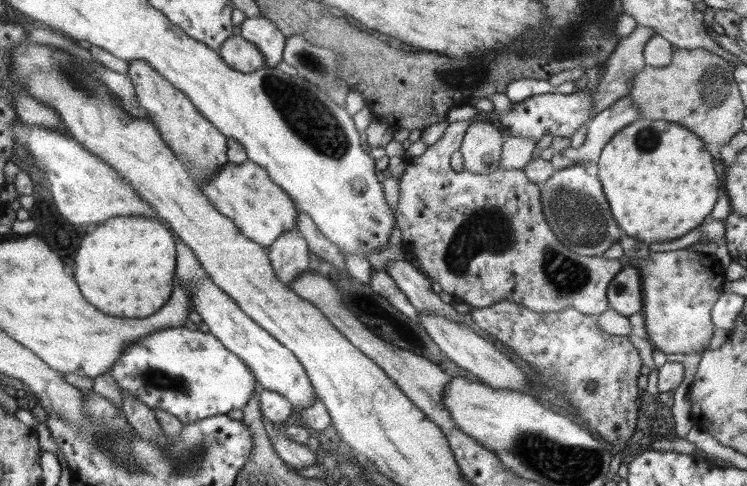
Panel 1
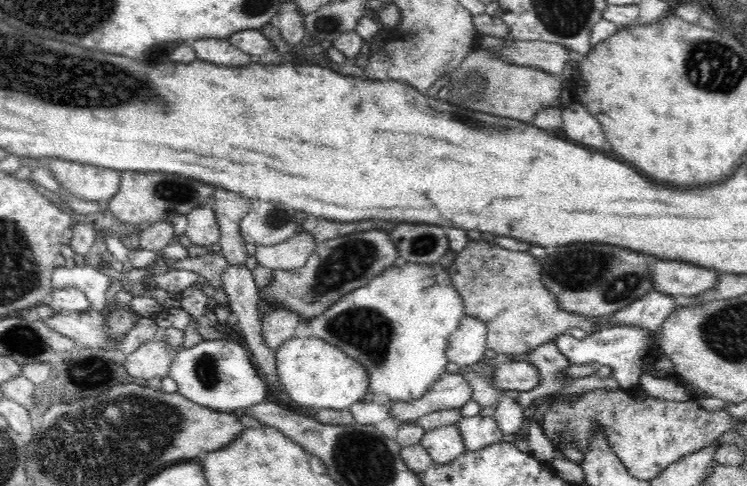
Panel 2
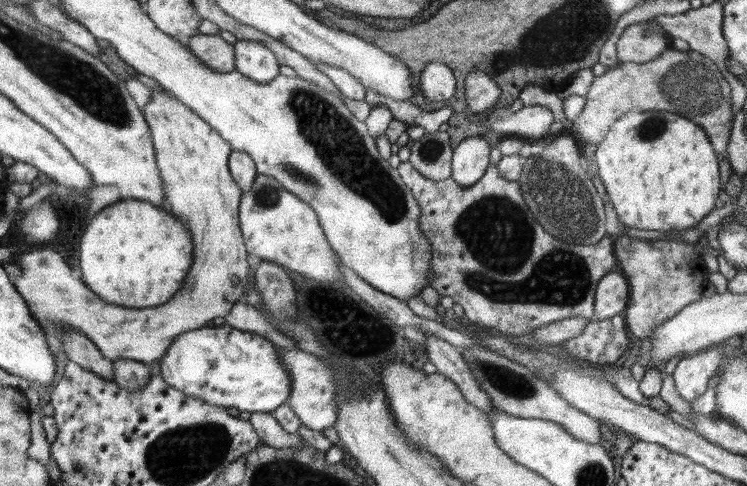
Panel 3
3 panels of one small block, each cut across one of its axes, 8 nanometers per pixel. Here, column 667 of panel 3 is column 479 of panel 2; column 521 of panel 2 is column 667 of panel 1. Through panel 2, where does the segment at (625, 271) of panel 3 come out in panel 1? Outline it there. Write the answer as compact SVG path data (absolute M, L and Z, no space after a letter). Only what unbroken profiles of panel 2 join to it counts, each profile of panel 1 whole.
M688 249L658 251L635 261L635 266L641 277L641 314L654 348L664 354L705 351L716 329L711 312L726 282L717 258Z

